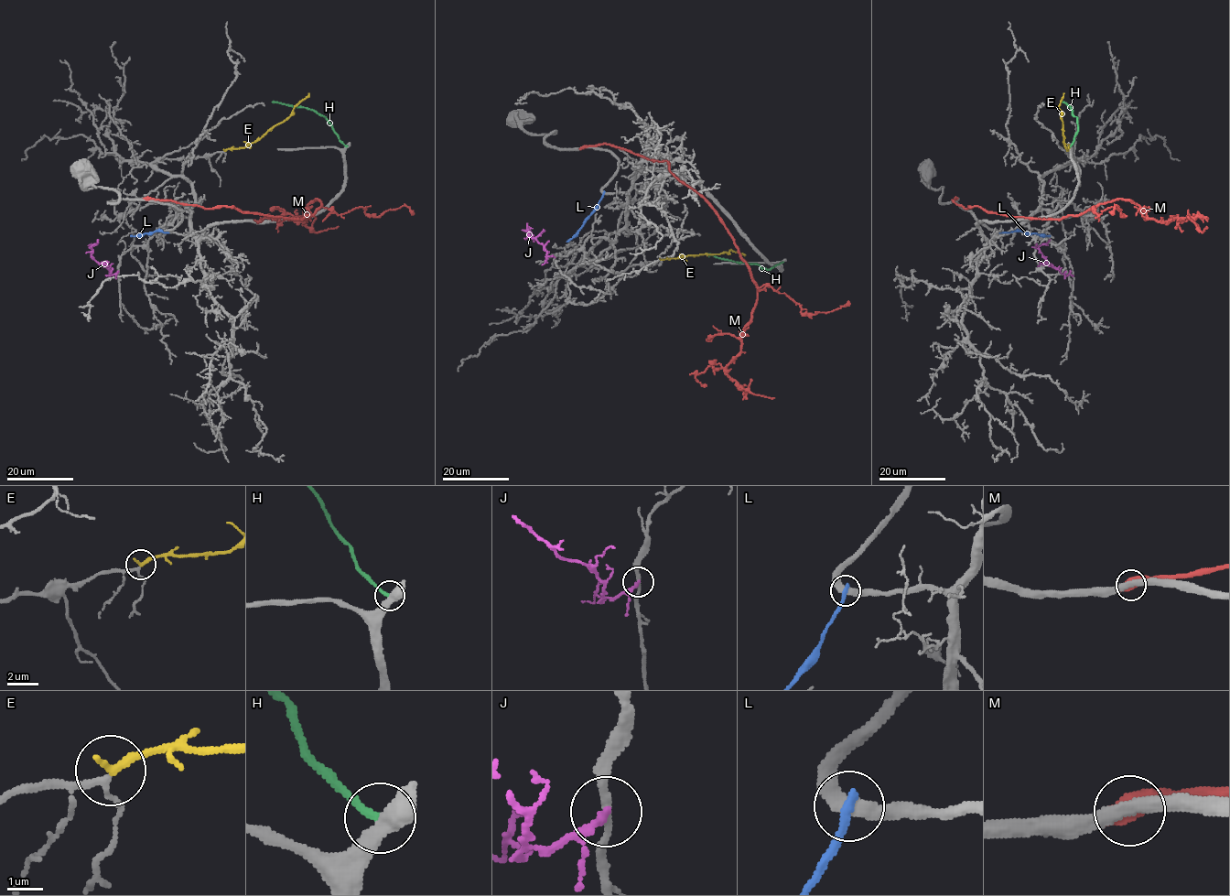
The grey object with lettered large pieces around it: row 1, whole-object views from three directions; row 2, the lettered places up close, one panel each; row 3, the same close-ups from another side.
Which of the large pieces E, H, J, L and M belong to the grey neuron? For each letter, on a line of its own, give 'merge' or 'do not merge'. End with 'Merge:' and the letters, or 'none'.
E: merge
H: do not merge
J: do not merge
L: do not merge
M: do not merge
Merge: E

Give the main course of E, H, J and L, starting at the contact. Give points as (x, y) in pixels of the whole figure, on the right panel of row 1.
E: (1068, 150), (1064, 143), (1062, 113), (1058, 107), (1063, 93)
H: (1070, 145), (1077, 131), (1077, 118), (1062, 102)
J: (1066, 271), (1064, 275), (1047, 263), (1039, 247), (1047, 245)
L: (1001, 232), (1020, 231), (1050, 235)

